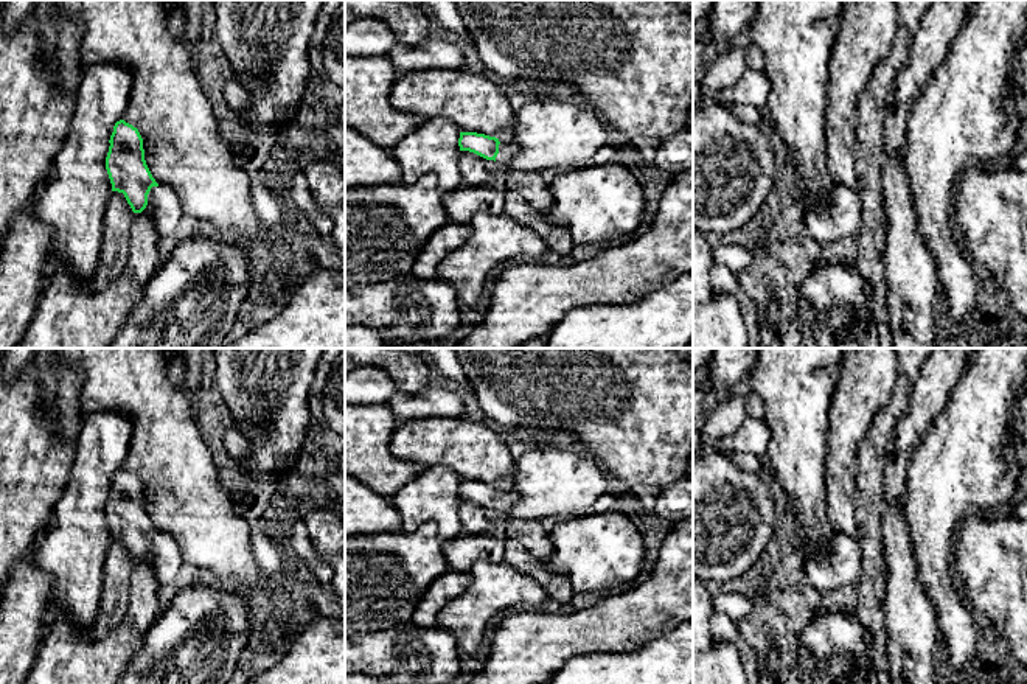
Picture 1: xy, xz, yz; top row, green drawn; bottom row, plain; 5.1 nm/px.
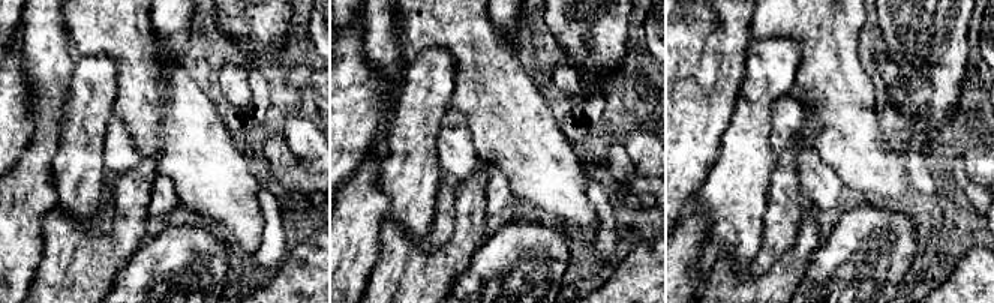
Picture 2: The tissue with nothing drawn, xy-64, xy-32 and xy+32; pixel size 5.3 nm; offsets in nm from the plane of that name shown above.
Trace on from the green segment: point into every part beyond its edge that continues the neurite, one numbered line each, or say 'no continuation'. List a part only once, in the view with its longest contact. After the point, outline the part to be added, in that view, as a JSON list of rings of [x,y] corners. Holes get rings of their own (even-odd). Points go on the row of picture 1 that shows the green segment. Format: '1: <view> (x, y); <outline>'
1: xy (163, 205); [[[165,185],[151,188],[144,210],[151,213],[155,230],[162,238],[172,235],[183,216],[177,196]]]

